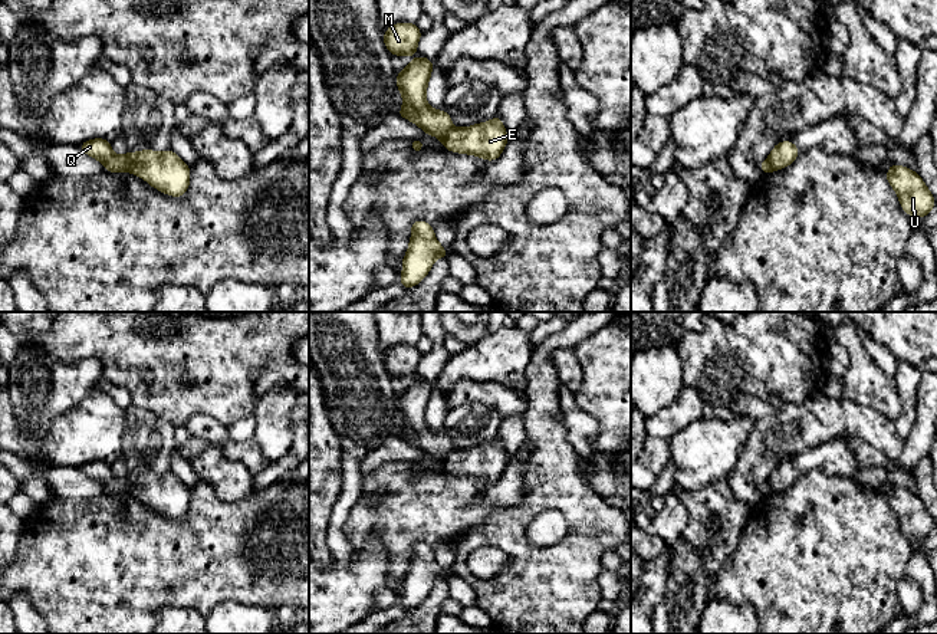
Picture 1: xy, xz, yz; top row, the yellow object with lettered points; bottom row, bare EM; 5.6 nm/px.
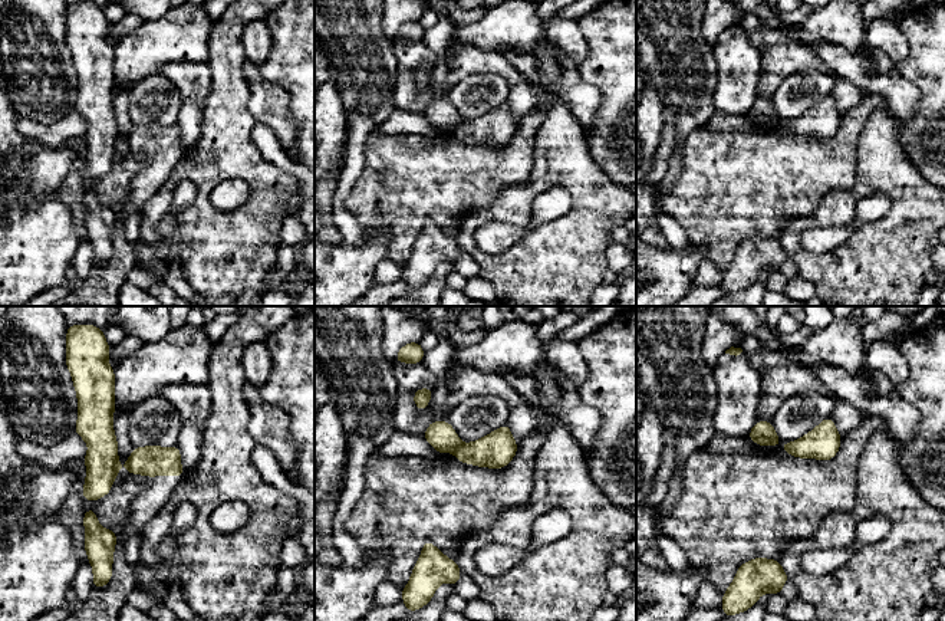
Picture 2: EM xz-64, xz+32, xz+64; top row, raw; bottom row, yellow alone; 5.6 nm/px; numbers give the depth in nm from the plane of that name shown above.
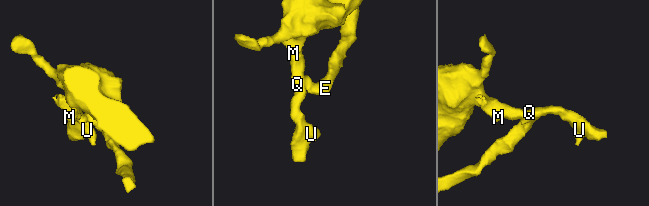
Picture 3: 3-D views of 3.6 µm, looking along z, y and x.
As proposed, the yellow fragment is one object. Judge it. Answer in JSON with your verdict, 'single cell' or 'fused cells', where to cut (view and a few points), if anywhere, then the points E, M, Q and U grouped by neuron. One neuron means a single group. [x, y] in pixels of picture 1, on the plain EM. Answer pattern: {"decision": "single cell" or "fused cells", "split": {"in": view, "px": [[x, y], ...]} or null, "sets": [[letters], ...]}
{"decision": "fused cells", "split": {"in": "xy", "px": [[124, 478], [131, 493]]}, "sets": [["E"], ["M", "Q", "U"]]}

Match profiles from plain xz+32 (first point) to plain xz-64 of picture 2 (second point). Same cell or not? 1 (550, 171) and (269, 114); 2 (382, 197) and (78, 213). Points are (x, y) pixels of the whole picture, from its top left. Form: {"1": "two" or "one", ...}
{"1": "two", "2": "one"}

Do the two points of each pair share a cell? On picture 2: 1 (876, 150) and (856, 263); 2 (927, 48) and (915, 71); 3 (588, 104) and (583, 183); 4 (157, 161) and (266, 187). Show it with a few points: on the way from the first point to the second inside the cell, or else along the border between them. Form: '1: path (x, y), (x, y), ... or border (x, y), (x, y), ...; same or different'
1: path (896, 178), (899, 181), (899, 220), (885, 235); same
2: path (927, 53), (927, 59), (921, 65); same
3: border (563, 99), (583, 128); different
4: border (181, 155), (168, 178), (154, 193); different

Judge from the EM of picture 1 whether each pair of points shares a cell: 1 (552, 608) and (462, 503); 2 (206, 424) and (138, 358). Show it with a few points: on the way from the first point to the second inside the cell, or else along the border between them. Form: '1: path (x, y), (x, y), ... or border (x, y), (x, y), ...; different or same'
1: border (509, 506), (495, 509), (456, 542); different
2: border (183, 423), (199, 414), (210, 414), (226, 427); different

